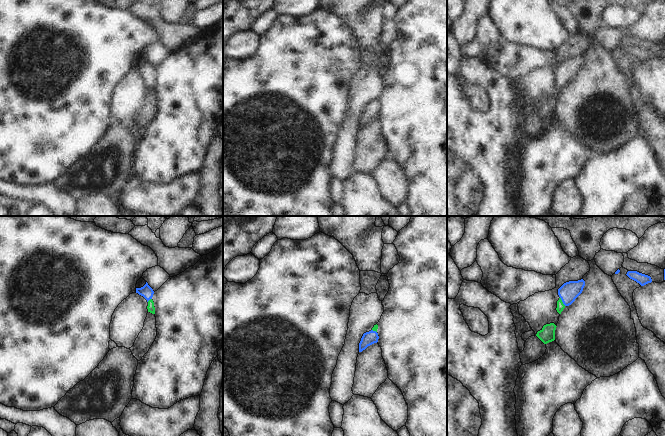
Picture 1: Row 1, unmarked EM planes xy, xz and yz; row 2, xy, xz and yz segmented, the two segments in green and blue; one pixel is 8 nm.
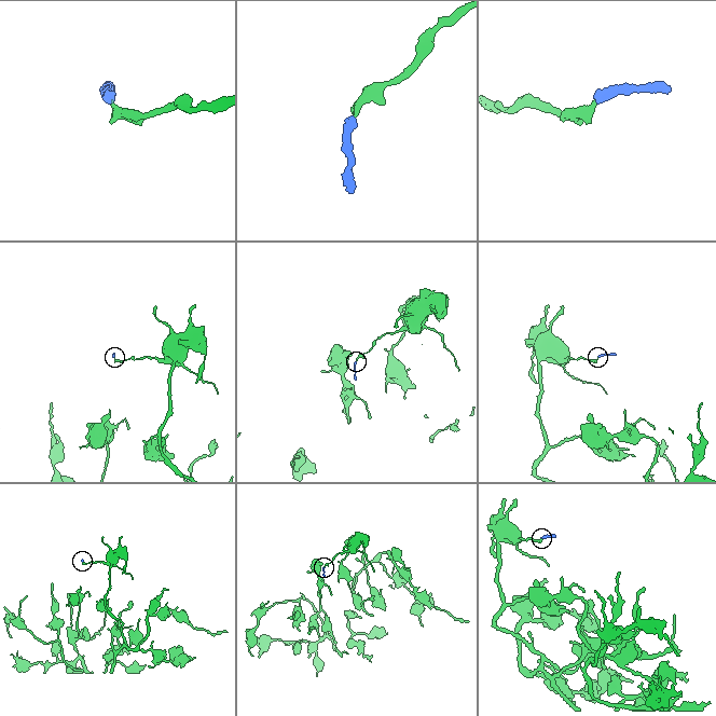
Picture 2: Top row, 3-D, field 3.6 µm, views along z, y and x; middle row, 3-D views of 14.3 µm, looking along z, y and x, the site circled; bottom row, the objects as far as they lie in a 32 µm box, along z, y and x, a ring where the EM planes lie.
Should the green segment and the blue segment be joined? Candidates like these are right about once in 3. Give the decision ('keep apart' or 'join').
join

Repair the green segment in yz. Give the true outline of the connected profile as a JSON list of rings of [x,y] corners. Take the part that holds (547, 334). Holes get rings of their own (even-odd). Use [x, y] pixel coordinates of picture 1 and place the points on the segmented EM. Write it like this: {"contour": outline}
{"contour": [[[554,323],[546,324],[537,332],[536,336],[544,343],[547,344],[555,340],[556,325]]]}

